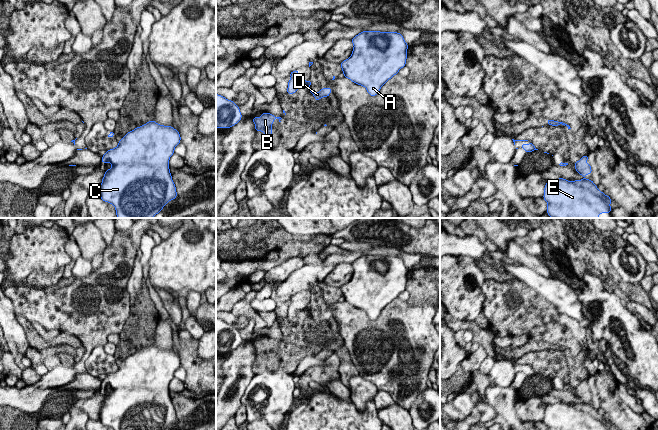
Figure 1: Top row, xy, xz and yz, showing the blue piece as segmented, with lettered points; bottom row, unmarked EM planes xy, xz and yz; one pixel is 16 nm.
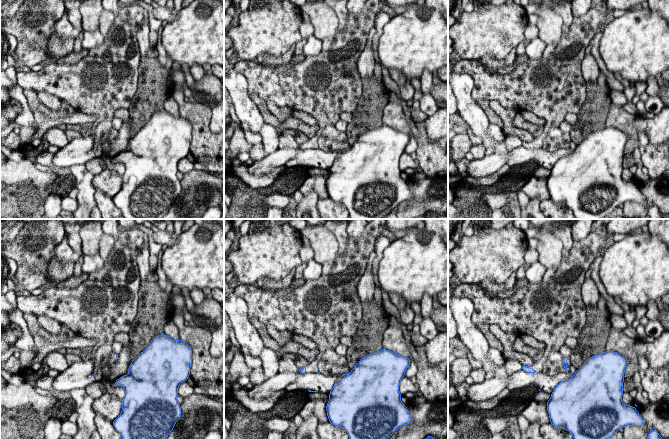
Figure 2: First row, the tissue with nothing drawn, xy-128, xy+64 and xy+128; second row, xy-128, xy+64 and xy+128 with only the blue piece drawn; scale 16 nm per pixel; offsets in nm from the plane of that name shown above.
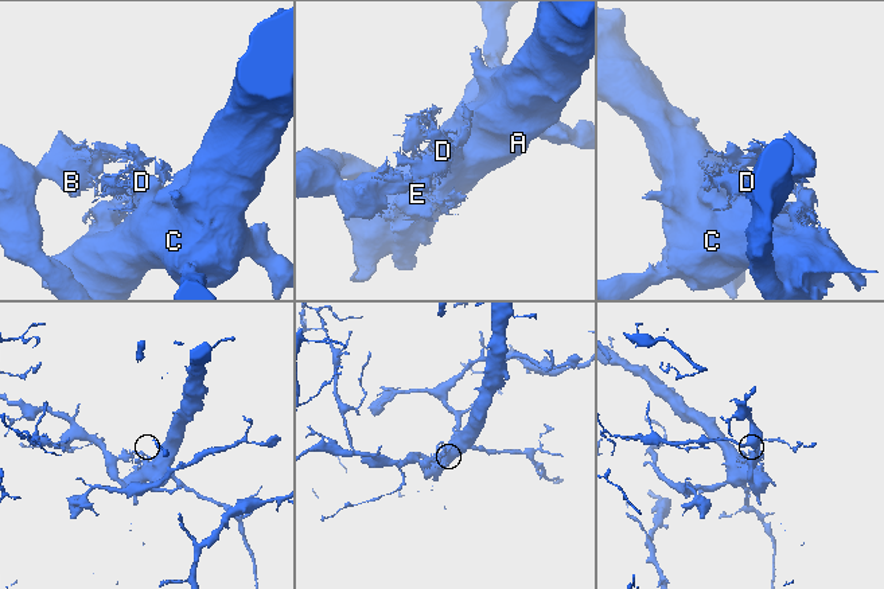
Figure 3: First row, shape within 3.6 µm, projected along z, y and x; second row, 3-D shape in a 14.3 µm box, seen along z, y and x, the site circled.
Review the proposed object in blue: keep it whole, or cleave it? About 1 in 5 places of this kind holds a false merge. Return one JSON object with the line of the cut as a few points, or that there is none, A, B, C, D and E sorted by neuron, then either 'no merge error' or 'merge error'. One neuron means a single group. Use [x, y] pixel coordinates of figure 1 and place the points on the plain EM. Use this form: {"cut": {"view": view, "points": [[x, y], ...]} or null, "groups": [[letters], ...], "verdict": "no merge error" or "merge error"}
{"cut": null, "groups": [["A", "B", "C", "D", "E"]], "verdict": "no merge error"}

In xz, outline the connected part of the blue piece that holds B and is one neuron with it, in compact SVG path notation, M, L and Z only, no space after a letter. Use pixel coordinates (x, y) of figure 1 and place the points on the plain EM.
M267 336L262 337L261 341L253 341L252 343L255 348L255 355L257 356L259 354L264 356L268 363L272 363L272 348L276 342L281 346L281 341L276 341Z

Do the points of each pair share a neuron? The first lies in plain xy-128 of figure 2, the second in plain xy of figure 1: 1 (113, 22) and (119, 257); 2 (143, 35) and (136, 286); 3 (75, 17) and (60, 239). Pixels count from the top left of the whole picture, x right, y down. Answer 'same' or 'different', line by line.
1: same
2: same
3: different

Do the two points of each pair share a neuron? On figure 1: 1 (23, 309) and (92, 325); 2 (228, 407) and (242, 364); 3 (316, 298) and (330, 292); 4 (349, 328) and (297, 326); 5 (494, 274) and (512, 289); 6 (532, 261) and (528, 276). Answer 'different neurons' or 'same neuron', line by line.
1: same neuron
2: same neuron
3: same neuron
4: same neuron
5: different neurons
6: different neurons

